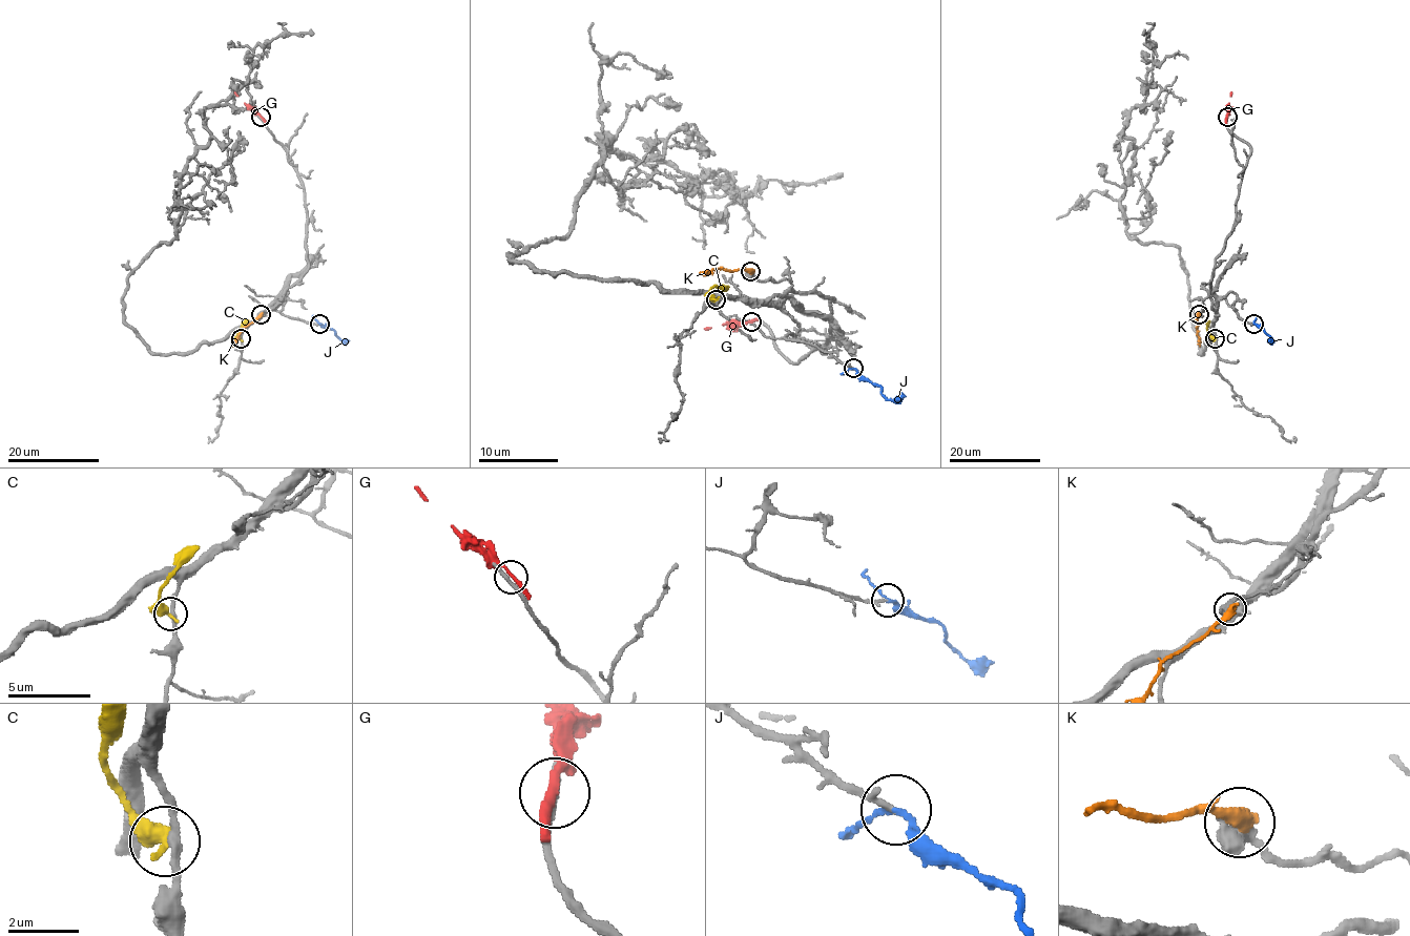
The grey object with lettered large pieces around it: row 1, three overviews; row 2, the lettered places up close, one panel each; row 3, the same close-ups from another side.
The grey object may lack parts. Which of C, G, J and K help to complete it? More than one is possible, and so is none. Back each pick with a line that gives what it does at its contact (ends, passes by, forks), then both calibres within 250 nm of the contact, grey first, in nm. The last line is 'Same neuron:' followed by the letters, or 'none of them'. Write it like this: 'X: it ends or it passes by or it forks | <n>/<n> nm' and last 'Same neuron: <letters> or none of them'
J: it passes by | 170/170 nm
Same neuron: J

